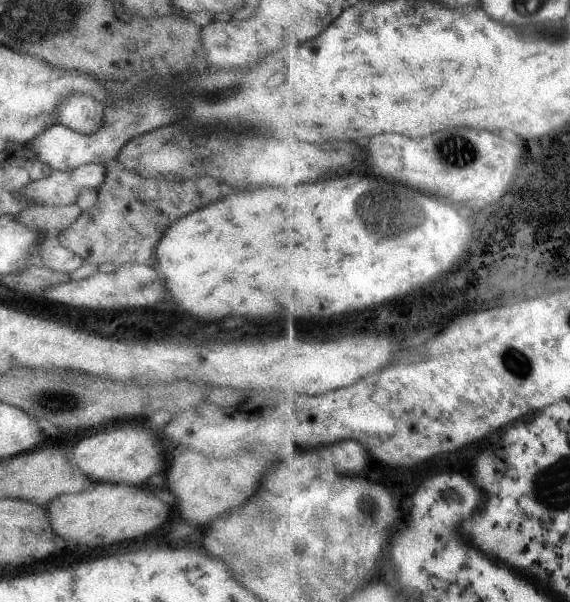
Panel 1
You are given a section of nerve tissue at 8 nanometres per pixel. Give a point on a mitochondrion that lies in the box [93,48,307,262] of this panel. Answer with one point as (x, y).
(218, 94)

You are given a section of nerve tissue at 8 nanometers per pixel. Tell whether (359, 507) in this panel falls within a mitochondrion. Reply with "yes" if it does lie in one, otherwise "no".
yes

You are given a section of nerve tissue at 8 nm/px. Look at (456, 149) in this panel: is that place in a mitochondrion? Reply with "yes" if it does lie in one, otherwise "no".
yes

